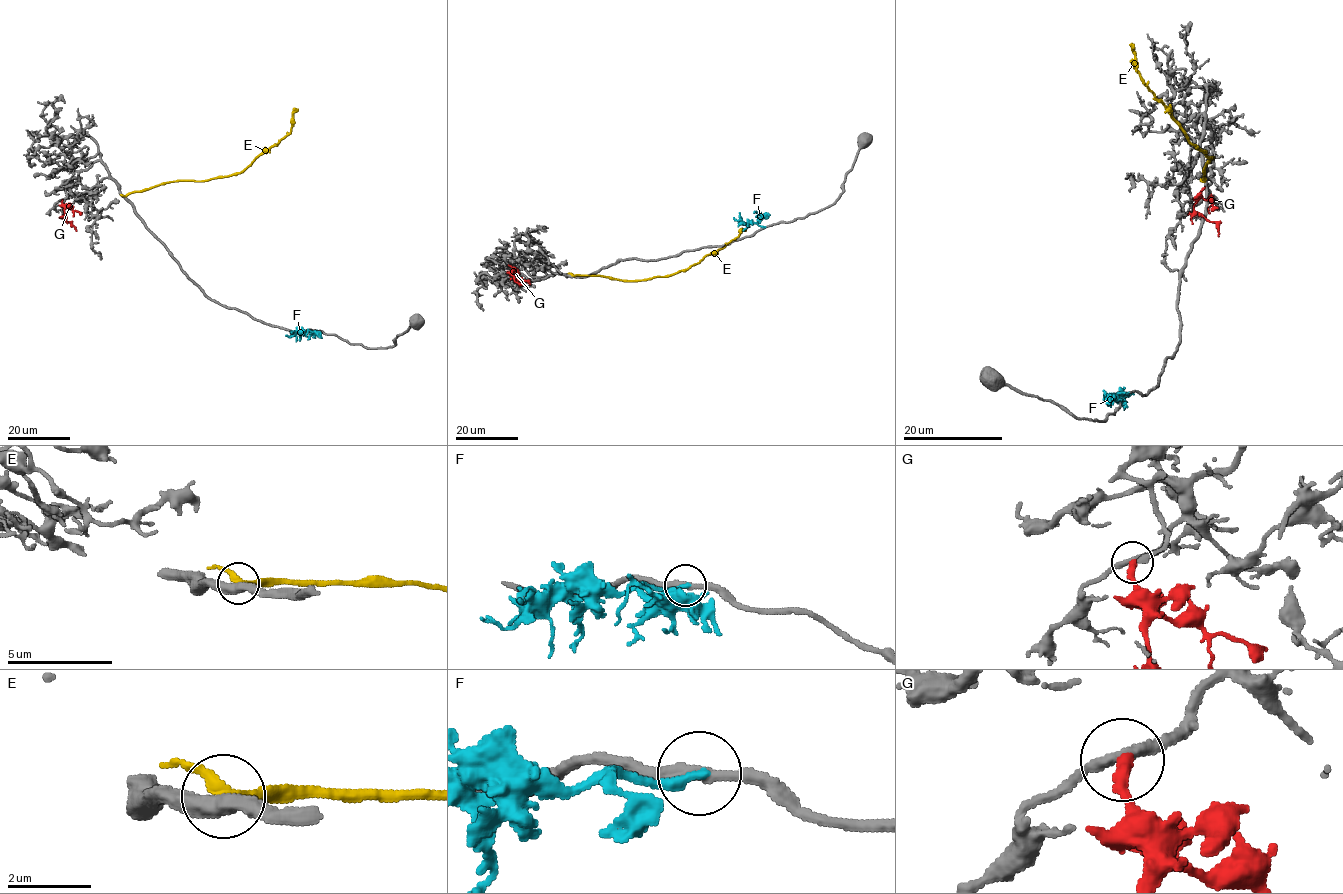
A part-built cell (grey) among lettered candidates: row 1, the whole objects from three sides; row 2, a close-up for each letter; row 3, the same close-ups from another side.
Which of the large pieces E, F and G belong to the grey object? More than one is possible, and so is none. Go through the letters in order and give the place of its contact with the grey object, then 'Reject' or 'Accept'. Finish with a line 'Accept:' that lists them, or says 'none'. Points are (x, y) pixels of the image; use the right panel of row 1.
E: Touches grey at (1204, 182). Reject
F: Touches grey at (1128, 392). Reject
G: Touches grey at (1205, 187). Accept
Accept: G

